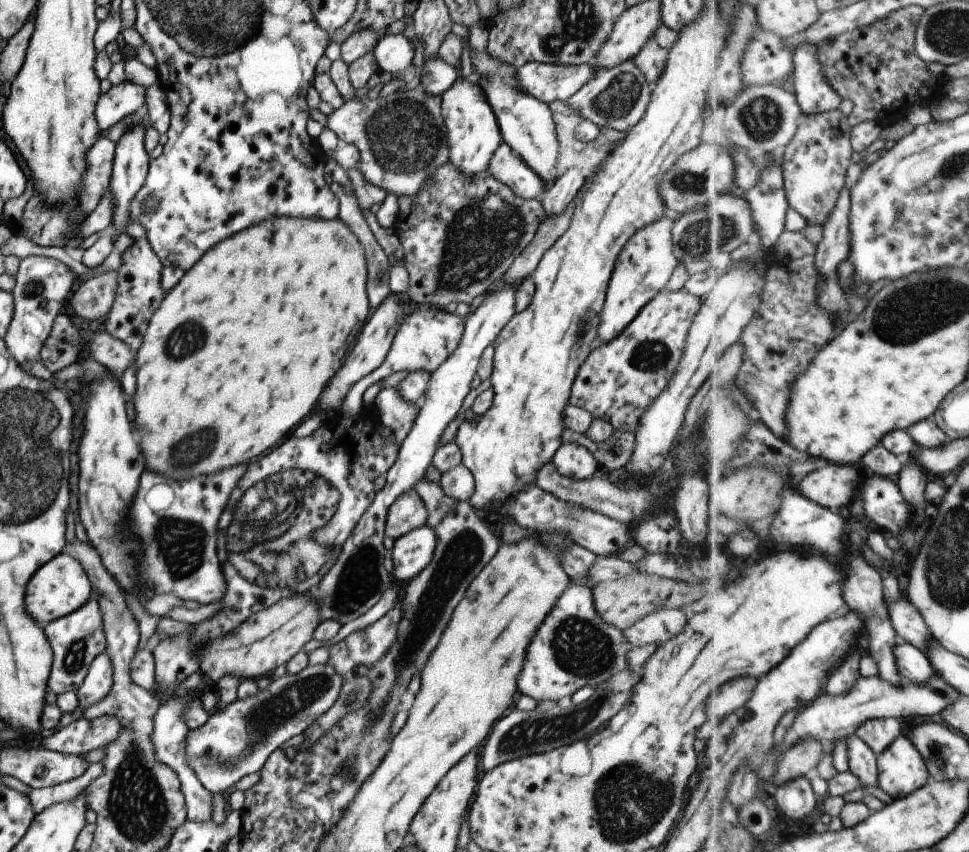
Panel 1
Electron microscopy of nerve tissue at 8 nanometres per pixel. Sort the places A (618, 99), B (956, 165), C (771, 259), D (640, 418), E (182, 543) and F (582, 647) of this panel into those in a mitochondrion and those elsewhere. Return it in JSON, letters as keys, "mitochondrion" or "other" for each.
{"A":"mitochondrion","B":"mitochondrion","C":"other","D":"other","E":"mitochondrion","F":"mitochondrion"}

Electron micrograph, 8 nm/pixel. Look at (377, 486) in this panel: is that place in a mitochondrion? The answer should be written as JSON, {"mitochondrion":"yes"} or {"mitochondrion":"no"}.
{"mitochondrion":"no"}

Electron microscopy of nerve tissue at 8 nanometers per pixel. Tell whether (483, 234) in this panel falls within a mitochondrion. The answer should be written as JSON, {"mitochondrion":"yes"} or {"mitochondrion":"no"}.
{"mitochondrion":"yes"}

